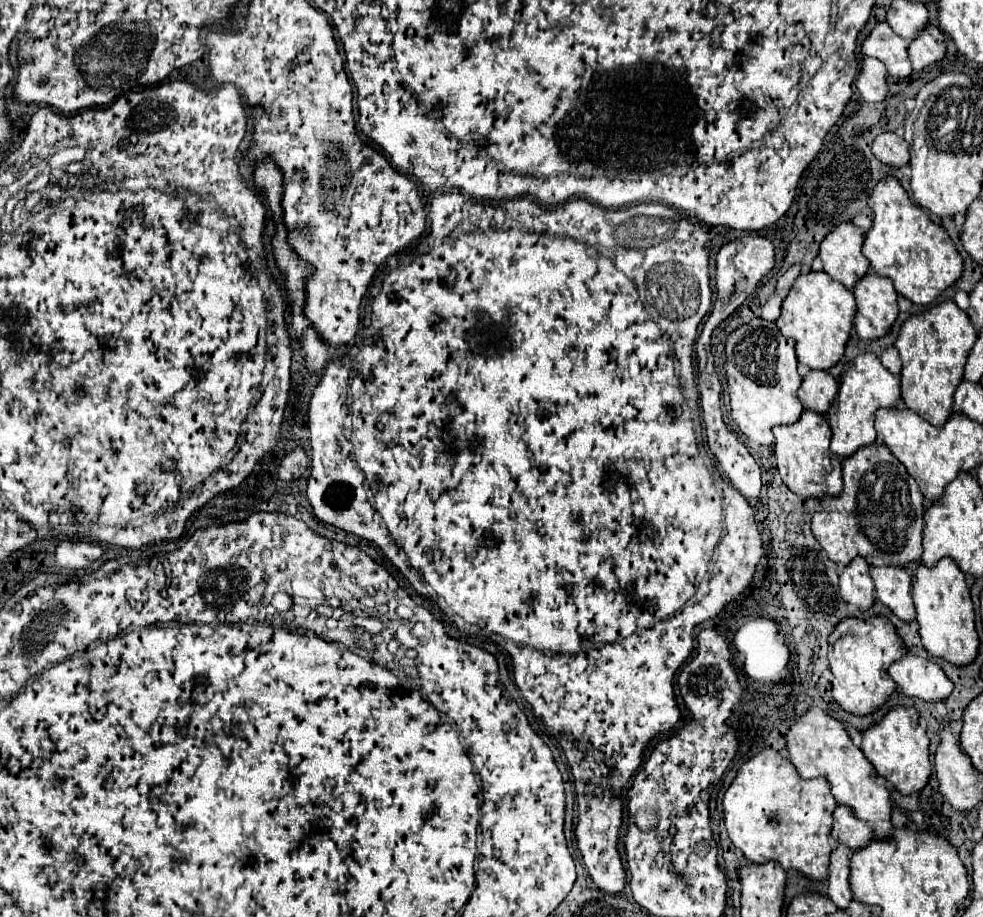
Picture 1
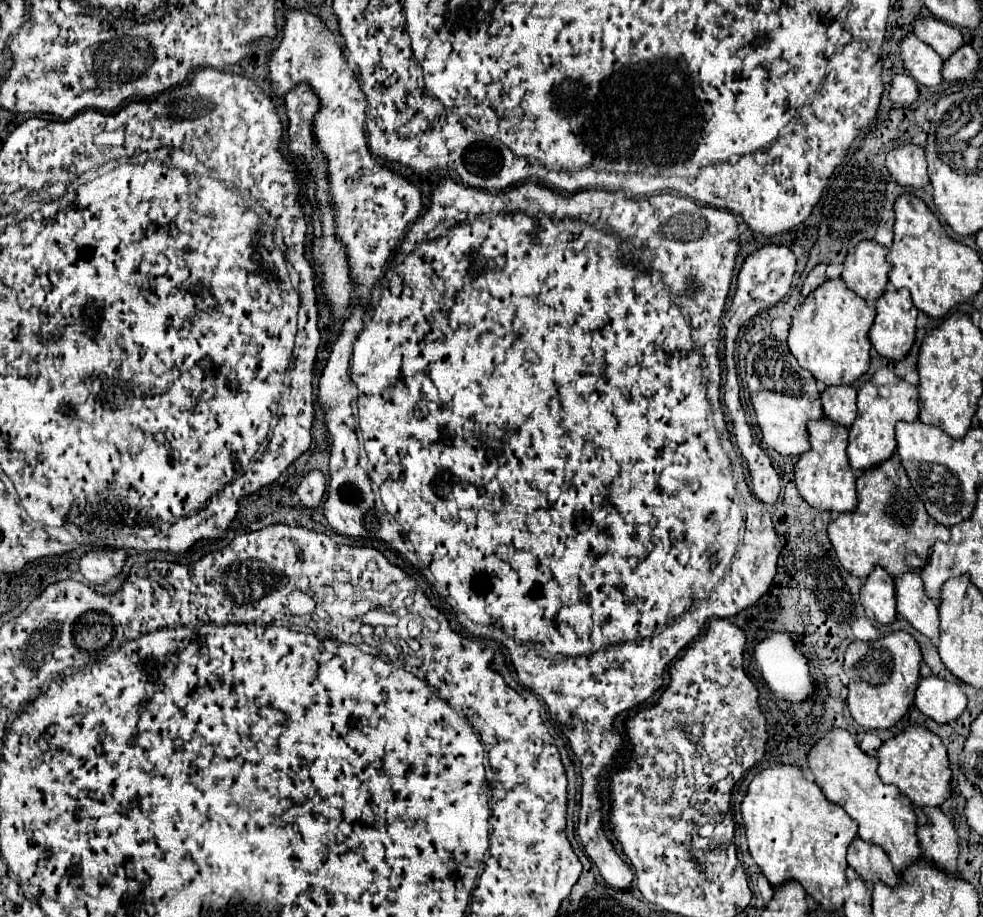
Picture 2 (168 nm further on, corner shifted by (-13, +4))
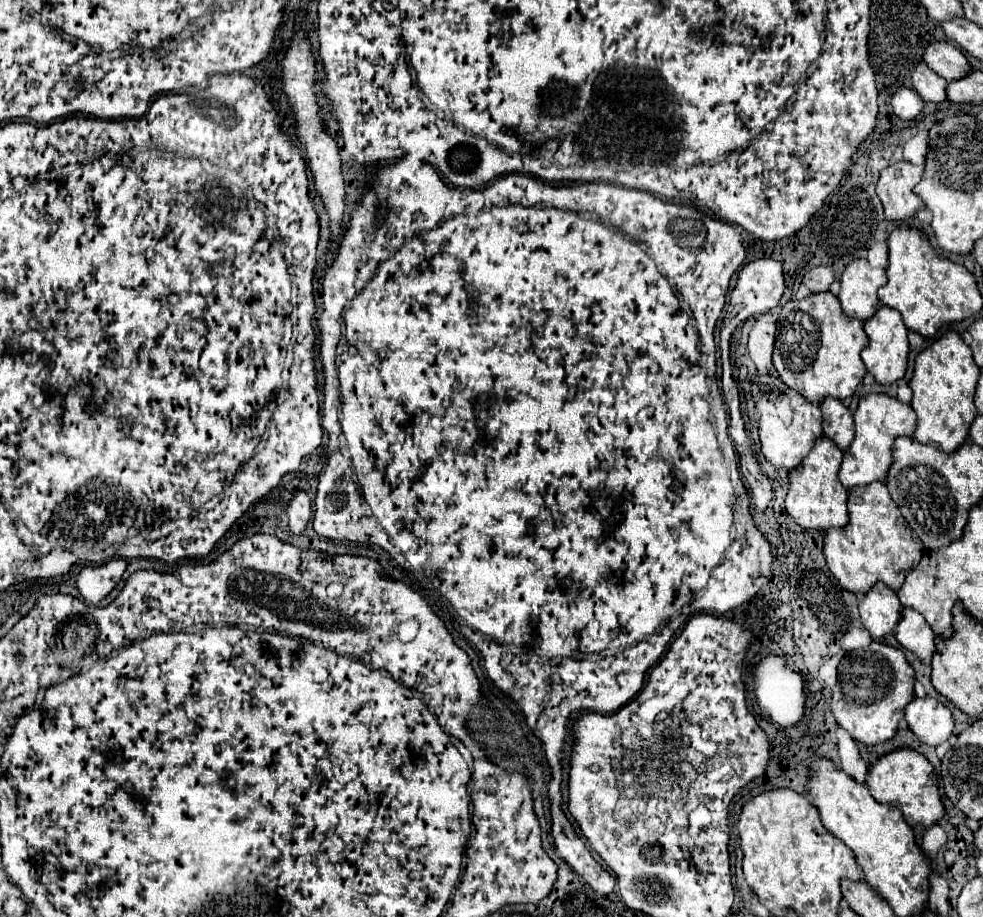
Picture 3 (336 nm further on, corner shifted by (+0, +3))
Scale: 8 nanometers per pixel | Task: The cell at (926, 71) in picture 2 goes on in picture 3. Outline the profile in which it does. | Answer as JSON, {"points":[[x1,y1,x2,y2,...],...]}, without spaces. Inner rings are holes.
{"points":[[919,63,913,71,913,89,921,95,923,101,947,101,947,81,939,79,939,75,935,75,925,63]]}

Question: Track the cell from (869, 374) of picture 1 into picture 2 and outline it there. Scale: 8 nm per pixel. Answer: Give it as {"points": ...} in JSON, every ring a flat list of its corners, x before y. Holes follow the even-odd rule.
{"points":[[880,368,876,374,862,386,862,394,866,394,866,402,858,404,858,416,850,426,850,442,848,442,848,458,854,470,868,470,896,450,894,440,894,424,898,420,914,422,918,420,918,390,916,386,902,382,890,368]]}

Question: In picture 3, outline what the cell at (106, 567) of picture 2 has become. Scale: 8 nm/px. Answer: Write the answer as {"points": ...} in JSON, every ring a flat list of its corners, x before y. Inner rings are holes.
{"points":[[111,559,107,565,99,567,83,567,77,577,77,589,85,603,97,605,101,603,121,581,127,569,127,561]]}

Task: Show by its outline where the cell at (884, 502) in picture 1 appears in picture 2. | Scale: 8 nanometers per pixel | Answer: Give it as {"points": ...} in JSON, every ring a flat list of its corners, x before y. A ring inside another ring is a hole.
{"points":[[892,454,888,460,880,462,880,466,872,466,870,470,864,470,858,476,858,506,852,512,840,514,836,520,828,524,828,538,834,546,834,552,840,560,840,564,858,578,866,578,872,570,872,566,882,566,890,576,900,576,906,570,920,570,932,552,934,542,948,540,948,530,938,524,924,508,924,502,918,500,918,494,914,492,908,474,900,462,898,454]]}

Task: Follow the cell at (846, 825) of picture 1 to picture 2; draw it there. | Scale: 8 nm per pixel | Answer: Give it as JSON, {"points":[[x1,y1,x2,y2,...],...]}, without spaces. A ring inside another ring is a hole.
{"points":[[860,836,852,840,848,846,848,864,868,882,874,884,876,880,882,880,888,886,896,886,896,872,892,868,892,862,884,848,864,842]]}

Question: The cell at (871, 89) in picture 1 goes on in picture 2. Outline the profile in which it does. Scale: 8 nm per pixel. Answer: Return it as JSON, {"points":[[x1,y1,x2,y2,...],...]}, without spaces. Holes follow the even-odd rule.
{"points":[[896,74,896,76,892,76,888,96,898,106,910,106,918,98,918,86,916,86,916,82,910,76]]}

